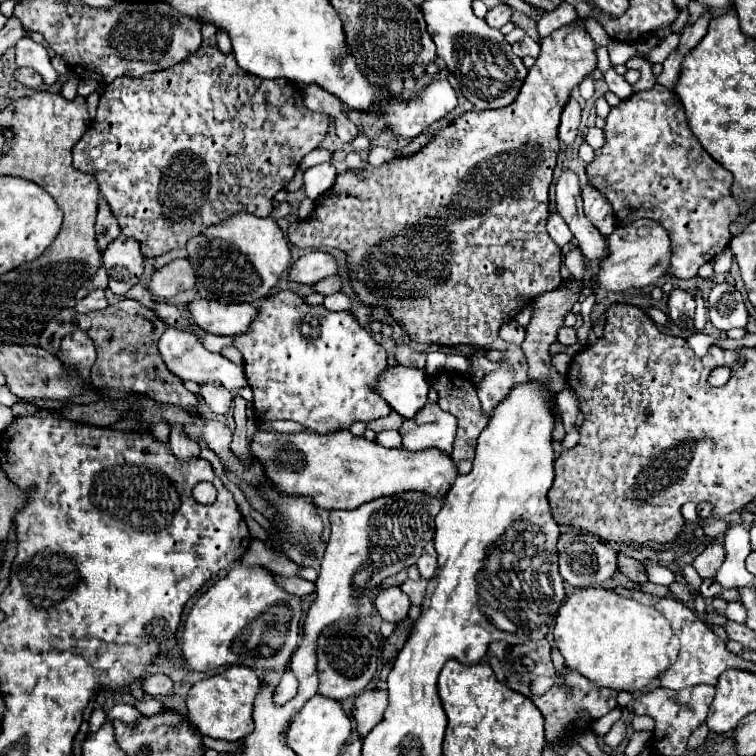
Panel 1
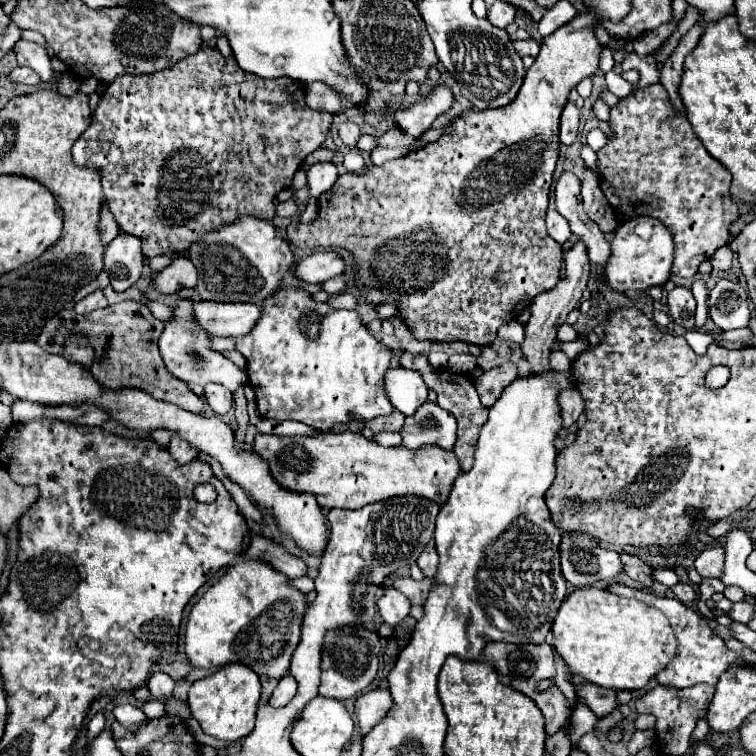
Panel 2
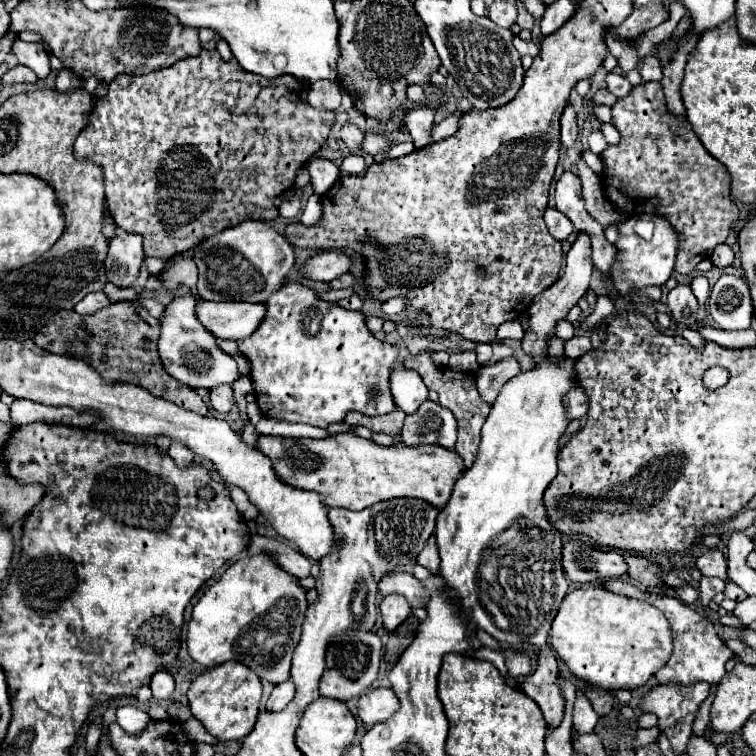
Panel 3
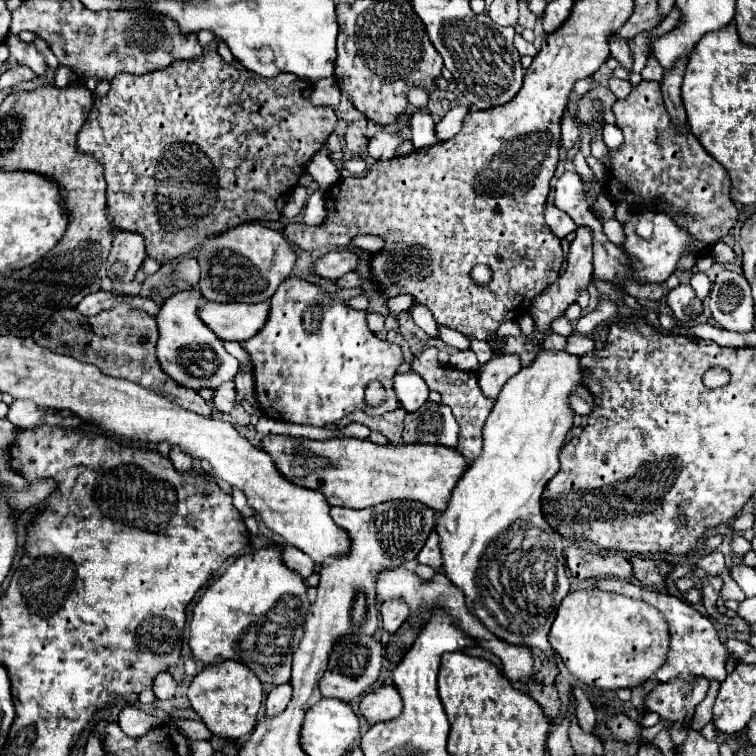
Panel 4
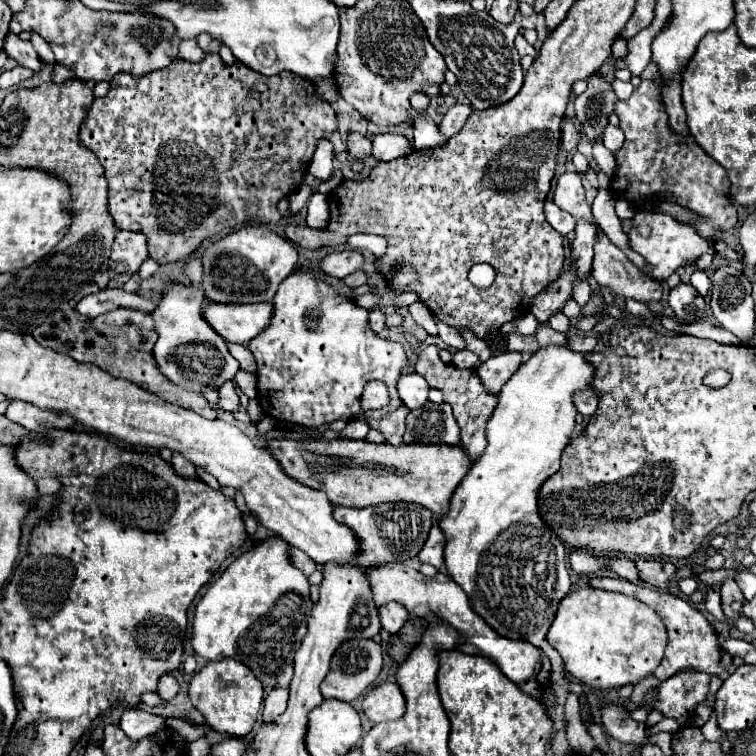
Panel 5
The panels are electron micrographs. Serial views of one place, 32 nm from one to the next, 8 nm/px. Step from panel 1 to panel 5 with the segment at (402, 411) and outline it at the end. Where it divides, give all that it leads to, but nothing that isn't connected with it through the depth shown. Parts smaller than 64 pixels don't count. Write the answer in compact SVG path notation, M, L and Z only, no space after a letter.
M416 372L402 374L396 388L398 388L398 396L400 396L402 404L408 410L416 410L428 400L428 390L430 390L428 382Z

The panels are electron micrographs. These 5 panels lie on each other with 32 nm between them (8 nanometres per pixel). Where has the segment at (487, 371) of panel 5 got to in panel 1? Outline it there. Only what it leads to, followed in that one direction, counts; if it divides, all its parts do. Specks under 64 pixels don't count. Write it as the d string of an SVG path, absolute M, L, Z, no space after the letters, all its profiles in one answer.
M502 366L496 372L486 374L486 378L476 386L480 406L486 416L490 416L492 408L496 408L496 404L500 404L500 400L504 400L504 396L508 396L508 388L512 388L512 384L514 384L512 368Z

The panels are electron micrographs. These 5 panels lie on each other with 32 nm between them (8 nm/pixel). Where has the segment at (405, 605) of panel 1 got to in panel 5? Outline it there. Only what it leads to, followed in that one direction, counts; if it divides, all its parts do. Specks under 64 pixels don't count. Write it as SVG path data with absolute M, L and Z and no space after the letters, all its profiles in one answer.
M390 602L390 604L384 604L384 608L380 608L382 628L390 634L396 634L406 620L408 620L408 610L402 604Z

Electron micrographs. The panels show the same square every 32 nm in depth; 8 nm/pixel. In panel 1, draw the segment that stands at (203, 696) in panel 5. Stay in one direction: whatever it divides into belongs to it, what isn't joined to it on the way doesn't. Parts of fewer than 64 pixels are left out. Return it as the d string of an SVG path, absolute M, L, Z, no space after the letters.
M232 666L224 674L200 680L194 684L188 692L186 698L186 708L188 708L188 720L198 728L202 736L218 738L218 740L242 740L246 738L252 728L252 702L256 696L256 690L260 686L258 676L244 666Z

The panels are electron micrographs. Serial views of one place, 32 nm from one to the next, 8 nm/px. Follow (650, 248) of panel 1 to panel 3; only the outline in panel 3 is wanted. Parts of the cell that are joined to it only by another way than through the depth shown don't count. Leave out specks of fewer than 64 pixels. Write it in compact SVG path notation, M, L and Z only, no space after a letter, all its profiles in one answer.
M632 216L626 222L618 224L618 240L614 242L616 246L616 264L612 264L612 276L610 280L614 282L614 288L620 294L628 294L632 288L646 288L646 286L662 286L666 280L672 276L674 262L676 262L676 252L678 252L678 234L676 230L660 216L648 216L654 224L654 234L652 240L642 240L636 232L634 226L640 220L640 216Z

